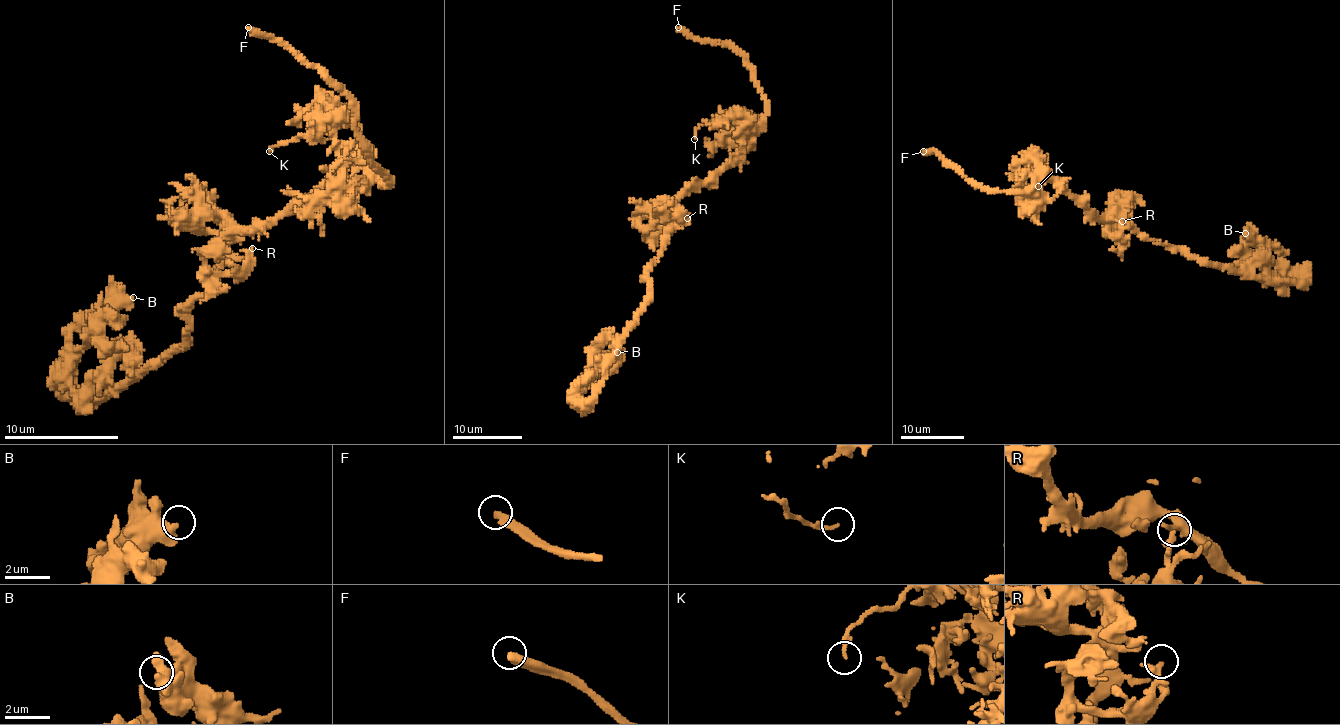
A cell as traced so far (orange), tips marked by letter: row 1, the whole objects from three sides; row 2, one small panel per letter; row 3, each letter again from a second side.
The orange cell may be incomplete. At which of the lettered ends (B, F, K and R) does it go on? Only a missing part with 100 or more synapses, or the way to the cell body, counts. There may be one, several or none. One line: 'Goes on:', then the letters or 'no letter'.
Goes on: F

